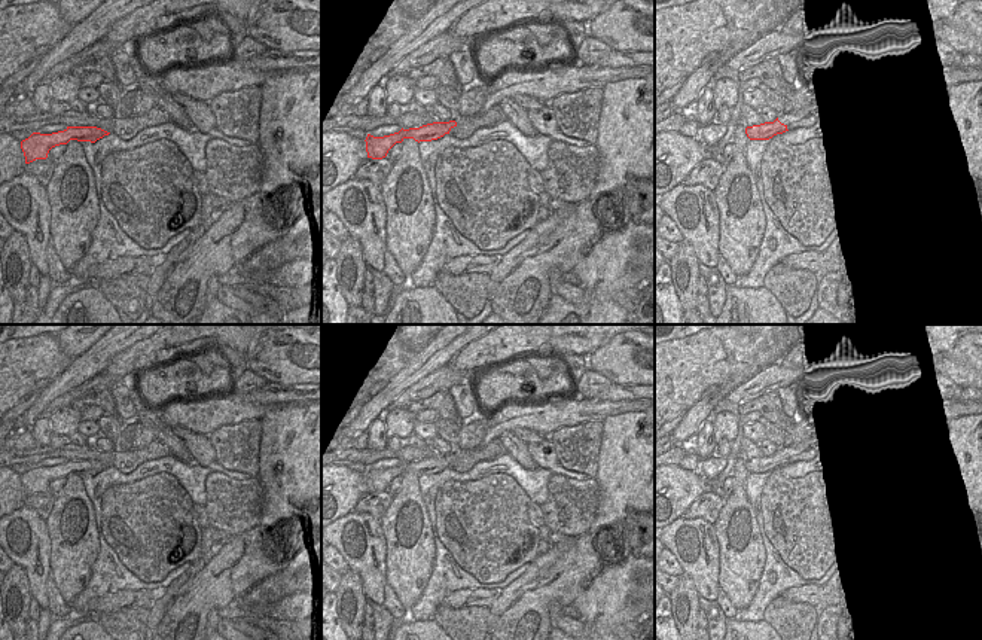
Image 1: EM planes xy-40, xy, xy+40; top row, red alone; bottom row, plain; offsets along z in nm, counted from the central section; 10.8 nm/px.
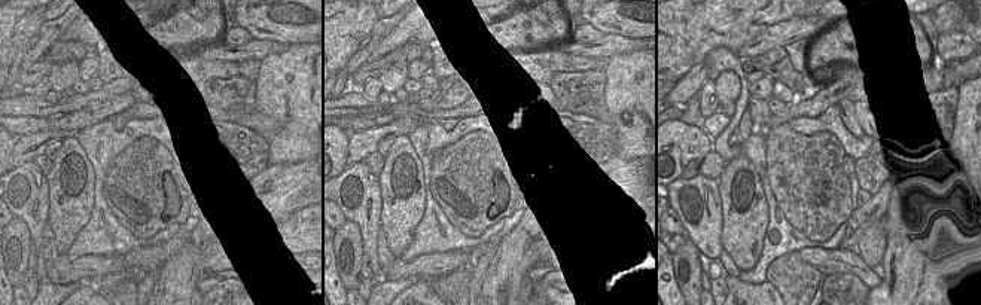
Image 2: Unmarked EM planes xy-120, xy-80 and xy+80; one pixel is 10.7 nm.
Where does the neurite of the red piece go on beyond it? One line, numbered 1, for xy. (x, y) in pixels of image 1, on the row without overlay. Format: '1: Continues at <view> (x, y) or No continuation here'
1: No continuation here

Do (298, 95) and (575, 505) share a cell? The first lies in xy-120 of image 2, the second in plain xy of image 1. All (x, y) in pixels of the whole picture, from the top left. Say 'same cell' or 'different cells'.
different cells

